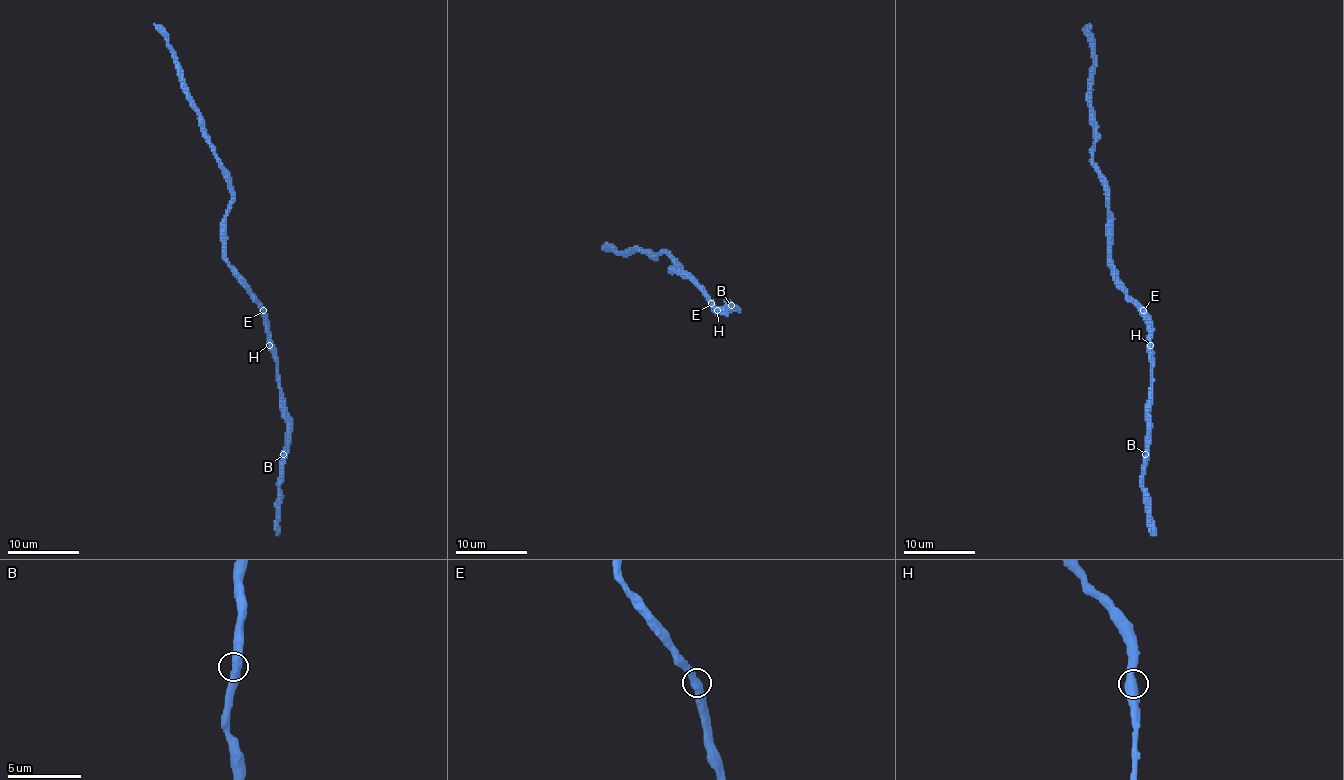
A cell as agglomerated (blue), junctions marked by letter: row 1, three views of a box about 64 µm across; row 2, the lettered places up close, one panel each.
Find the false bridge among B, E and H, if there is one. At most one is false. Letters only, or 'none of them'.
none of them

